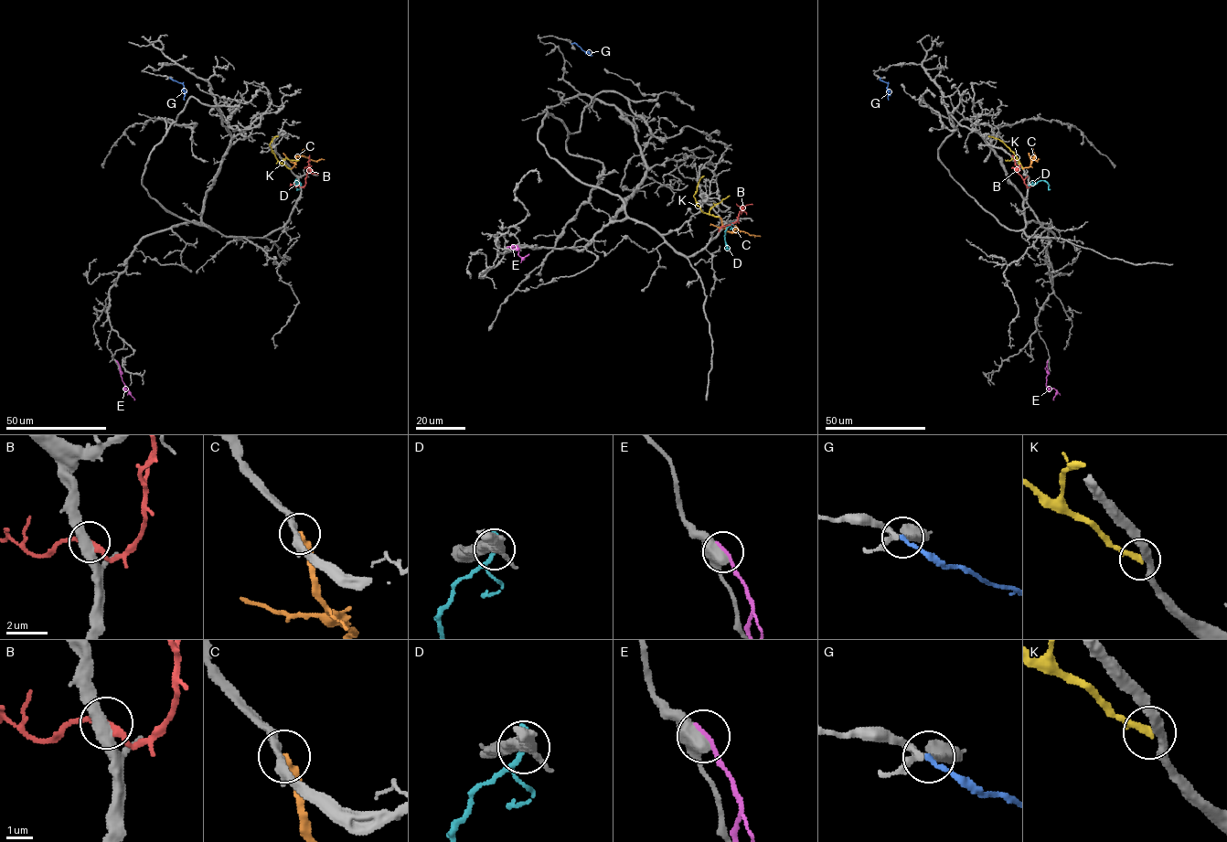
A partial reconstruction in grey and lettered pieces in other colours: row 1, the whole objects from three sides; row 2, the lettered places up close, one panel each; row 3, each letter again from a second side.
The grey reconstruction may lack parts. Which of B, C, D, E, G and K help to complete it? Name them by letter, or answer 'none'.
none

